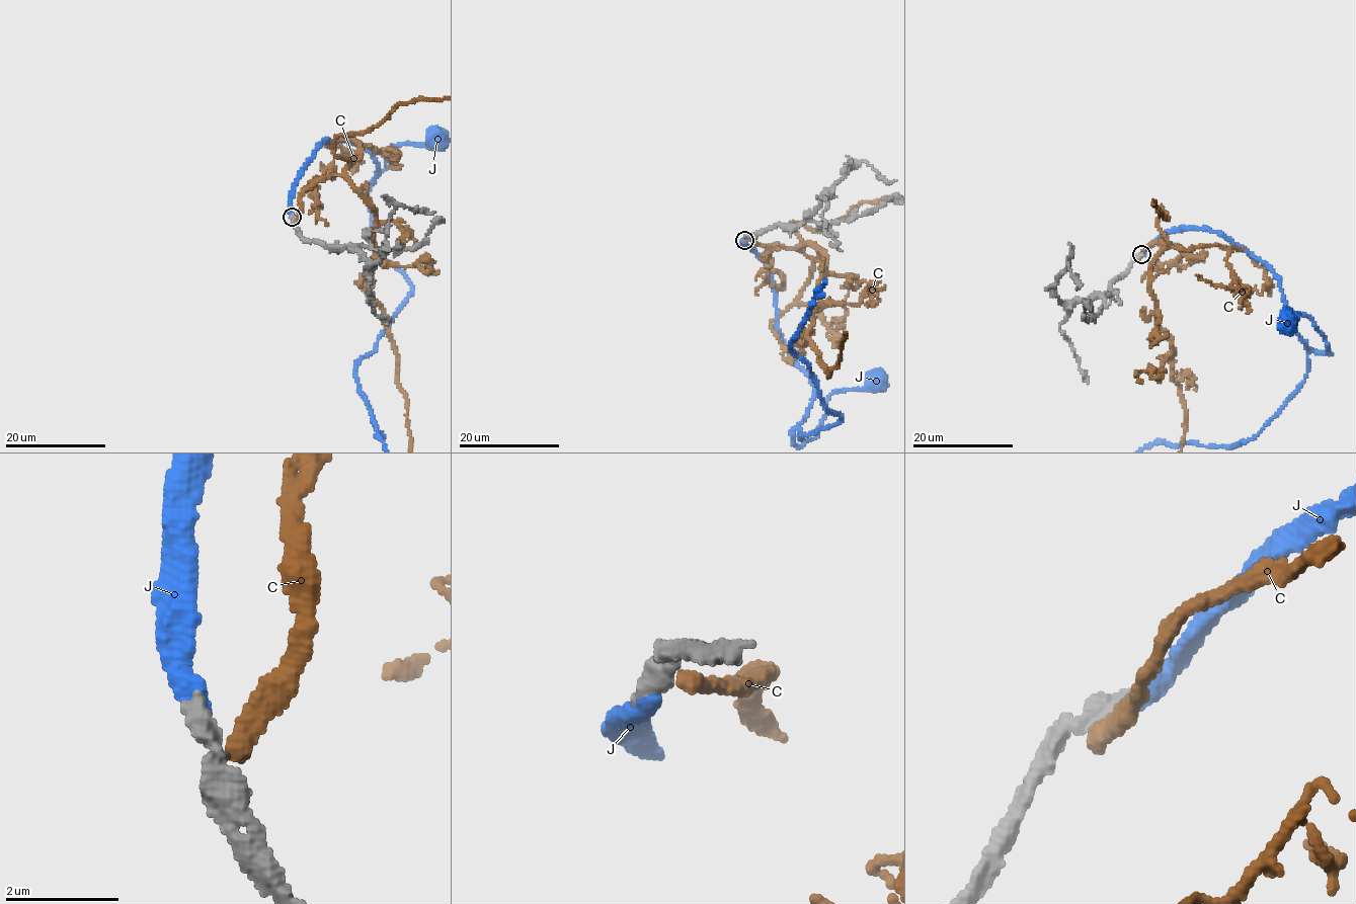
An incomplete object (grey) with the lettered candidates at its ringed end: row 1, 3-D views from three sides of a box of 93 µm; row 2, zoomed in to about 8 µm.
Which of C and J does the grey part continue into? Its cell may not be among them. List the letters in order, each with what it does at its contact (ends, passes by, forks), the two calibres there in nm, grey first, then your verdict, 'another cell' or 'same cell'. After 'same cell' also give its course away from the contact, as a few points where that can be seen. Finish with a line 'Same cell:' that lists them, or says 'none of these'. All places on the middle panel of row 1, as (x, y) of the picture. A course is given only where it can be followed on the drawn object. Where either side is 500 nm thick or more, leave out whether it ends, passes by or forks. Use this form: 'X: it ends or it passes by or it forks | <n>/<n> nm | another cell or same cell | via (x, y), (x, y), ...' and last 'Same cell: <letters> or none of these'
C: it ends | 440/340 nm | another cell
J: it ends | 360/380 nm | same cell | via (744, 239), (769, 272), (775, 323), (787, 351), (813, 388), (793, 442), (815, 437), (831, 394), (881, 381)
Same cell: J

